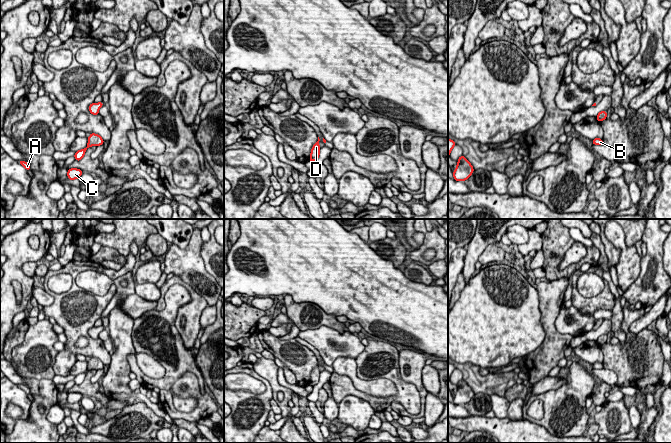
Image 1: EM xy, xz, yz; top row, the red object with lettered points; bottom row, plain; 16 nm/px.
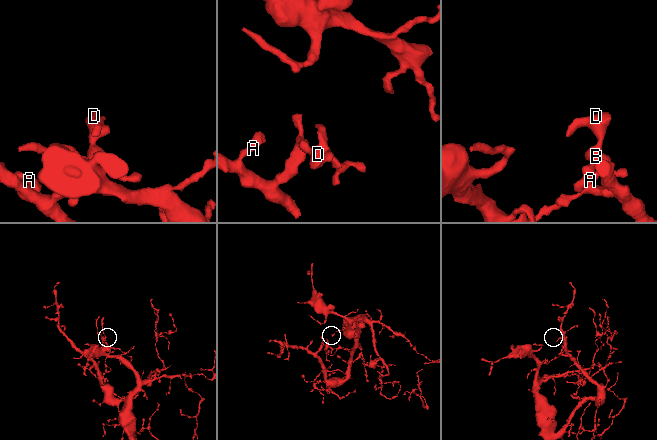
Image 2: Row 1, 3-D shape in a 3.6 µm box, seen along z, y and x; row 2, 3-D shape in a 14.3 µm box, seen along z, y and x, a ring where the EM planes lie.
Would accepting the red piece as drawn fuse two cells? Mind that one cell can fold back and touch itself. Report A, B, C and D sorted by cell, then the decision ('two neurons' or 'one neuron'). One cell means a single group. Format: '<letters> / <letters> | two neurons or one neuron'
A B C D | one neuron

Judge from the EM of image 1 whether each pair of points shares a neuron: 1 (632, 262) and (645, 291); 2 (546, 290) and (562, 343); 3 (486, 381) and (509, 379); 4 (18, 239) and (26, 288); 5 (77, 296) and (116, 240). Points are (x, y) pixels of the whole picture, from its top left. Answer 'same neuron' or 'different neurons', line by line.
1: different neurons
2: same neuron
3: same neuron
4: same neuron
5: different neurons

